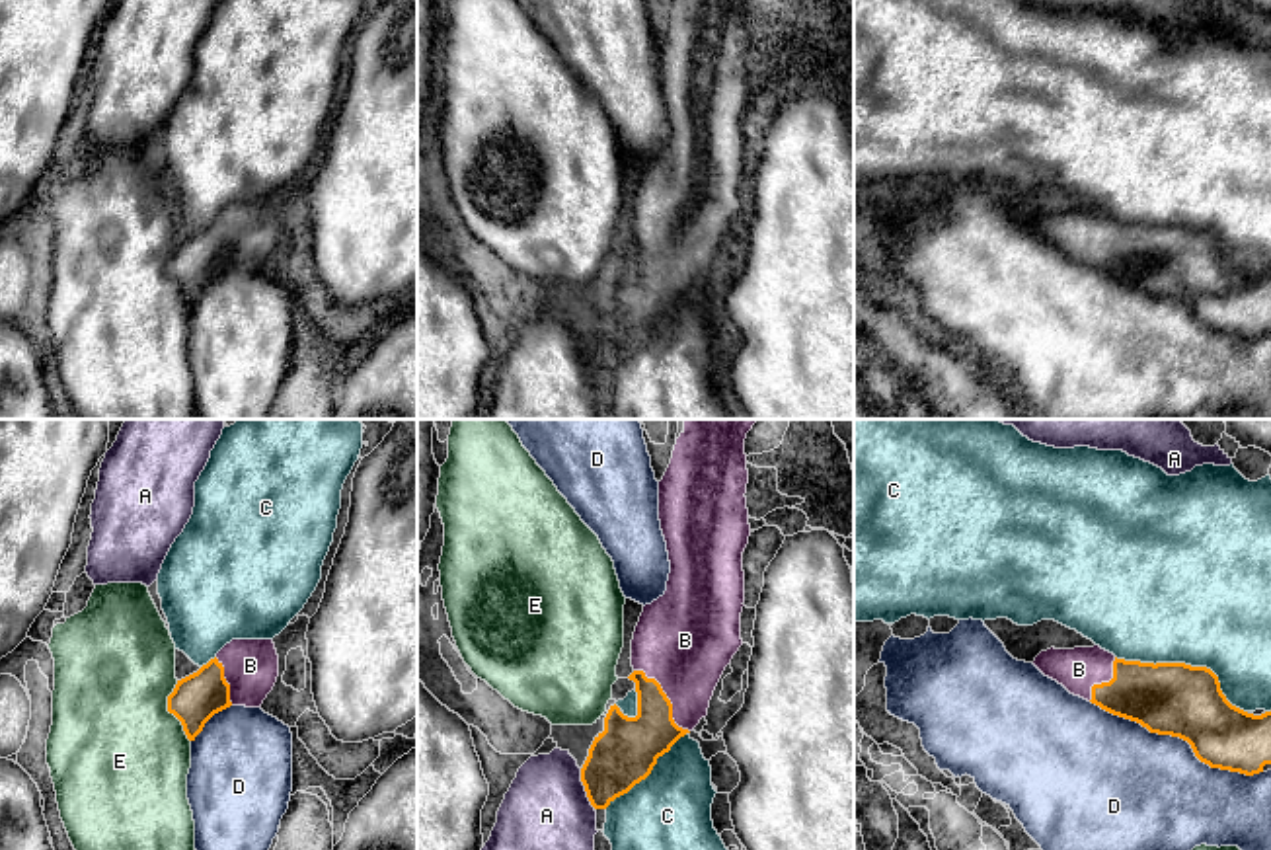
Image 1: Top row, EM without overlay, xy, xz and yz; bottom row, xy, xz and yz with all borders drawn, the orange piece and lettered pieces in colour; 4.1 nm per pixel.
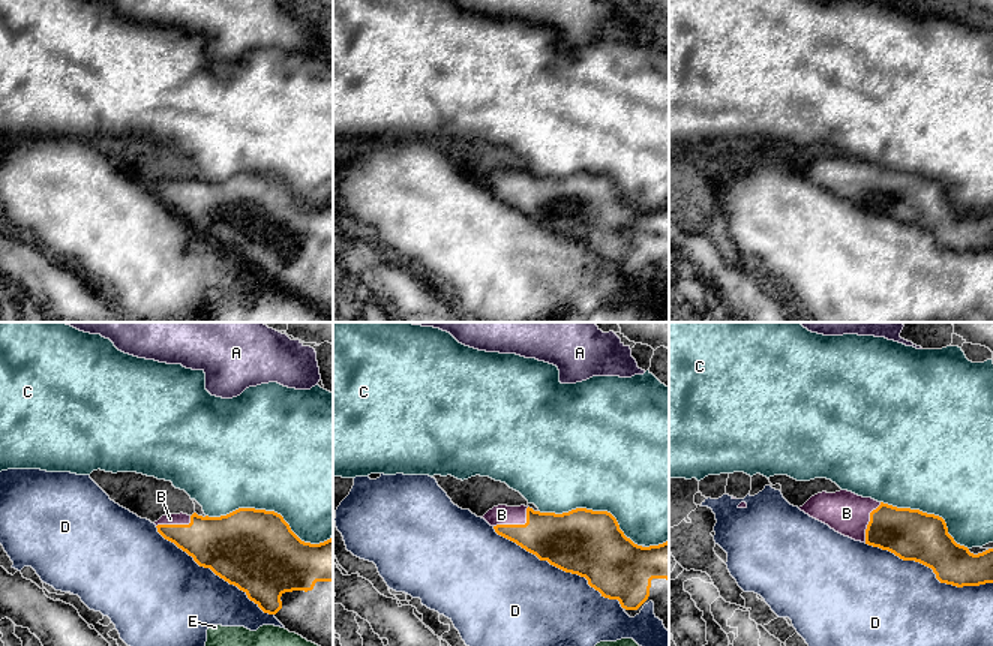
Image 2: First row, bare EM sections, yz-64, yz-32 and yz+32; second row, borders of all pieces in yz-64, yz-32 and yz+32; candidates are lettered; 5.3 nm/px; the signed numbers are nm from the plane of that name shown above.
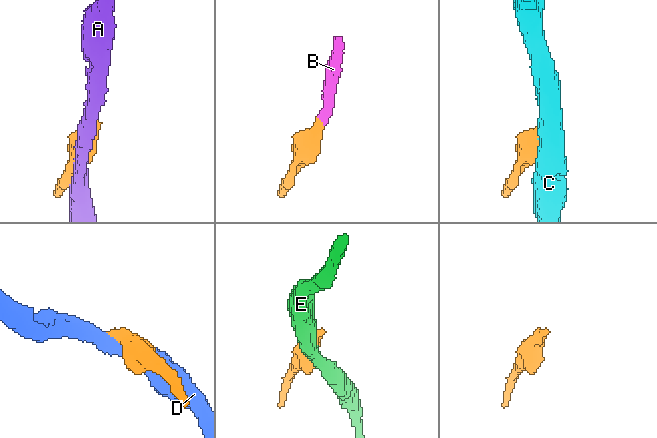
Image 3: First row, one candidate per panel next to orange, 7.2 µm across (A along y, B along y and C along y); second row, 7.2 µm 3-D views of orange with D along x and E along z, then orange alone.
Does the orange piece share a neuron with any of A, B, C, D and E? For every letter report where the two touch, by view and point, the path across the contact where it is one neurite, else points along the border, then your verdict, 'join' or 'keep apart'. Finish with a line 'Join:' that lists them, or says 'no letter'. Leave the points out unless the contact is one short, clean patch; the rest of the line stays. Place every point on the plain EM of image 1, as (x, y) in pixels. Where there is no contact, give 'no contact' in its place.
A: contact xz (585, 351); keep apart
B: contact xz (667, 262); join
C: contact yz (1188, 229); keep apart
D: contact yz (1178, 299); keep apart
E: contact xy (170, 275); keep apart
Join: B

